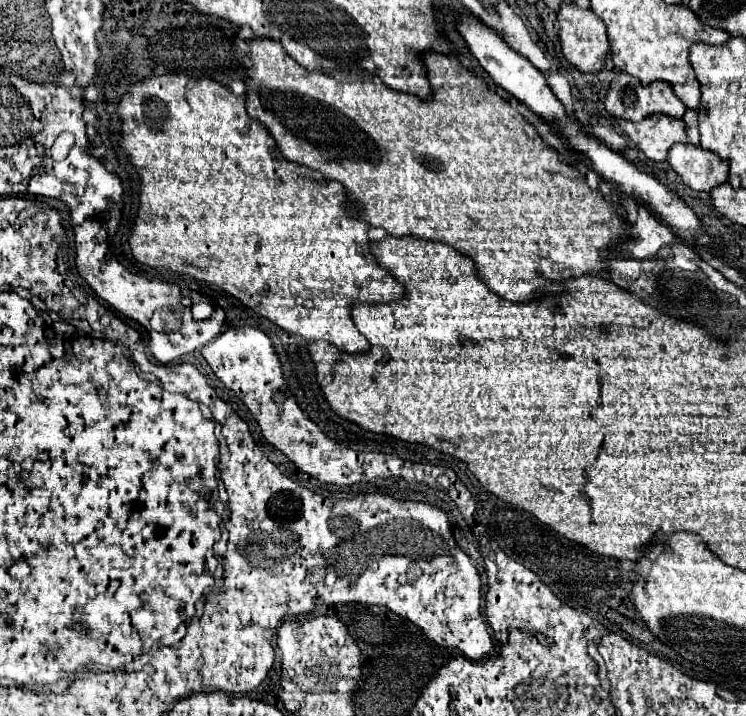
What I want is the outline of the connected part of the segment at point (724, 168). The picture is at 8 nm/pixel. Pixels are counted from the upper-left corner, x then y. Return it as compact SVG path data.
M676 143L668 155L668 163L680 175L684 185L694 191L712 191L716 185L728 181L728 159L722 159L718 153L702 149L700 145Z

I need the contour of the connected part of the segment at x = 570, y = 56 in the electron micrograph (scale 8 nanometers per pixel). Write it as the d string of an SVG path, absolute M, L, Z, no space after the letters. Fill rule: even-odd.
M564 3L564 7L560 7L558 11L558 21L560 21L560 43L562 43L562 51L564 51L564 57L574 65L578 67L580 71L586 71L586 73L596 73L604 67L604 61L610 53L610 47L608 47L608 37L606 37L606 27L604 23L596 17L596 13L588 7L588 9L582 9L578 7L576 3Z

